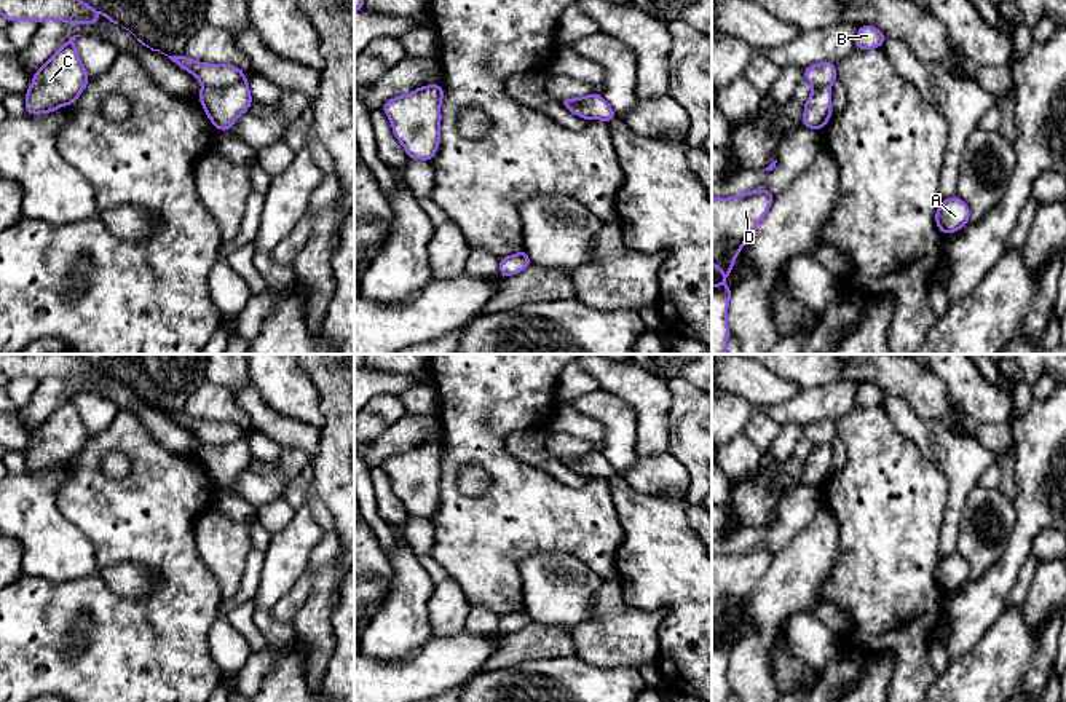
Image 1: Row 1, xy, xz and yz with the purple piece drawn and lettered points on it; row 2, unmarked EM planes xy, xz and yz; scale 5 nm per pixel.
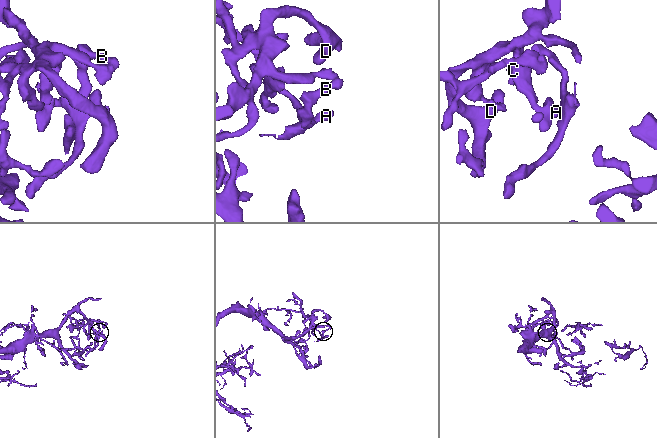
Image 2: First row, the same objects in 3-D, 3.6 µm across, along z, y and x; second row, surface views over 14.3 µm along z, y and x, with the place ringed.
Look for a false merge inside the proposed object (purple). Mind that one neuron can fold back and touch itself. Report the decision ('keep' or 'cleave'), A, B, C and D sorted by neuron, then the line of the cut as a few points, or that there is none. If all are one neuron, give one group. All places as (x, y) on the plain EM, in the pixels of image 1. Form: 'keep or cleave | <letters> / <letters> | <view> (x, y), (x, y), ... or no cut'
cleave | A B / C D | xy (244, 433), (225, 444), (205, 444)

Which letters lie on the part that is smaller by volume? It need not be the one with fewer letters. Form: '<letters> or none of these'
A, B

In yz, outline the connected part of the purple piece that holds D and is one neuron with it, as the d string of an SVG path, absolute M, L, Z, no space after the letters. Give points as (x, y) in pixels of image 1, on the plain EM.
M758 546L732 555L712 555L712 624L721 627L723 641L712 643L712 702L728 702L728 662L731 645L726 637L734 617L772 563L774 552Z

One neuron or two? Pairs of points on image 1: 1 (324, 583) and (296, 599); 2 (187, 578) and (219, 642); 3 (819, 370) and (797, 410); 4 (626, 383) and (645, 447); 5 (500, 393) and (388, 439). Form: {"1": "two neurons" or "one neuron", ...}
{"1": "two neurons", "2": "two neurons", "3": "two neurons", "4": "one neuron", "5": "two neurons"}

